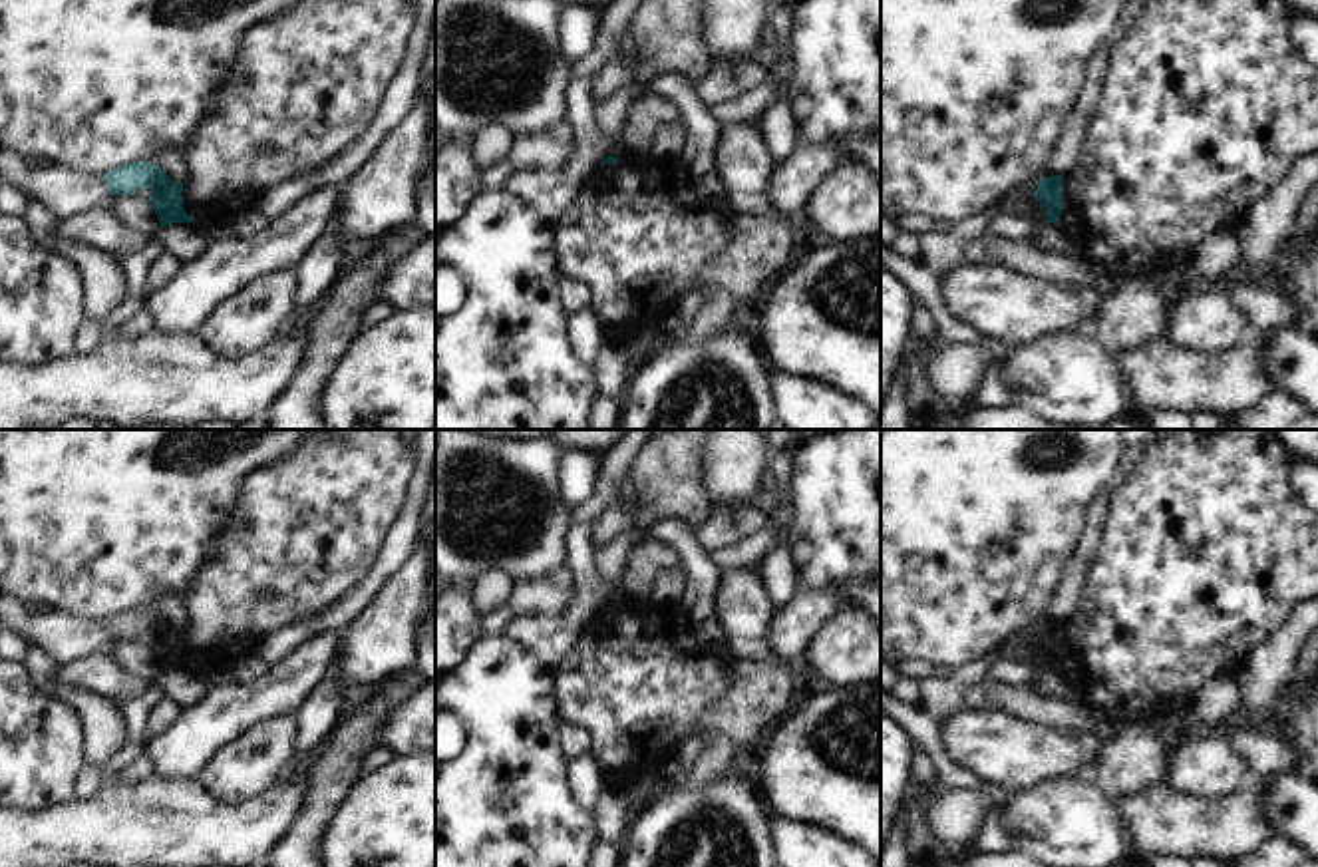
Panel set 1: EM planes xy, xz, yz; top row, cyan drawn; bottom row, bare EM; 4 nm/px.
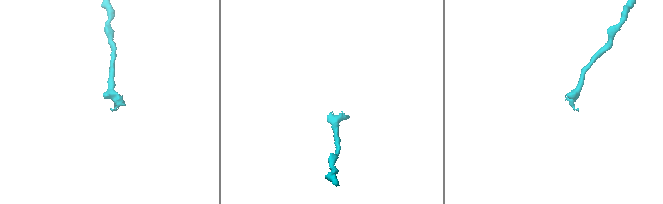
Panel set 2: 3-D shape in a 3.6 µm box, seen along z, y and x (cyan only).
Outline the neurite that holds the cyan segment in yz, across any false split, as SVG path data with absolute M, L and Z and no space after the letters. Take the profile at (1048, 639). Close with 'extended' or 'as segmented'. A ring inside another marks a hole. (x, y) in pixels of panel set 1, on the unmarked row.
M1064 620L1042 622L1040 626L1022 626L1002 638L1002 642L974 656L972 660L950 668L946 674L916 678L918 702L942 726L962 708L962 692L968 684L986 676L992 658L1024 658L1022 642L1034 634L1034 644L1044 652L1048 668L1060 670L1064 654Z; extended

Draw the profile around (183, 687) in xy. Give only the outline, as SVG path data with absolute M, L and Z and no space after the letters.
M171 668L161 672L153 682L179 708L195 704L209 686L203 668Z

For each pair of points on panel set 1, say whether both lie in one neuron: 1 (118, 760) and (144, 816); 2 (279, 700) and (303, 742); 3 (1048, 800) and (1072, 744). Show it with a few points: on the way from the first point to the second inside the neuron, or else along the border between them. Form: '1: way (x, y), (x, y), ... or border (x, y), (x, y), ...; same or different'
1: border (114, 774), (102, 778); different
2: border (323, 675), (293, 712); different
3: border (1076, 774), (1042, 778), (1014, 792); different

